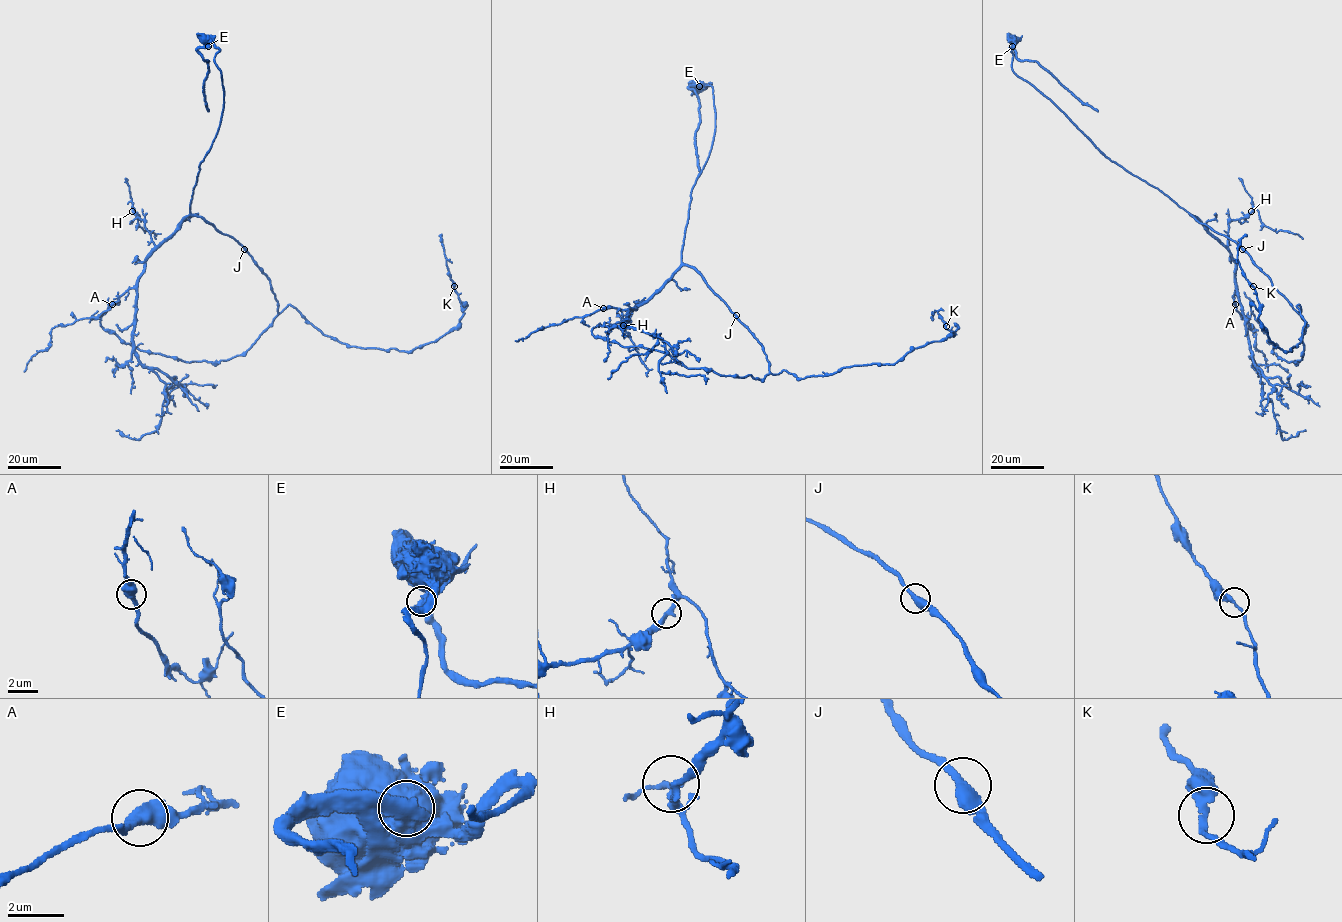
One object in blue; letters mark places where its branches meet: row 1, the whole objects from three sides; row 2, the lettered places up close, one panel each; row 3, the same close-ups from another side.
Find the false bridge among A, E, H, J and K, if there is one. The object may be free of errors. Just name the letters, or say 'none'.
E

